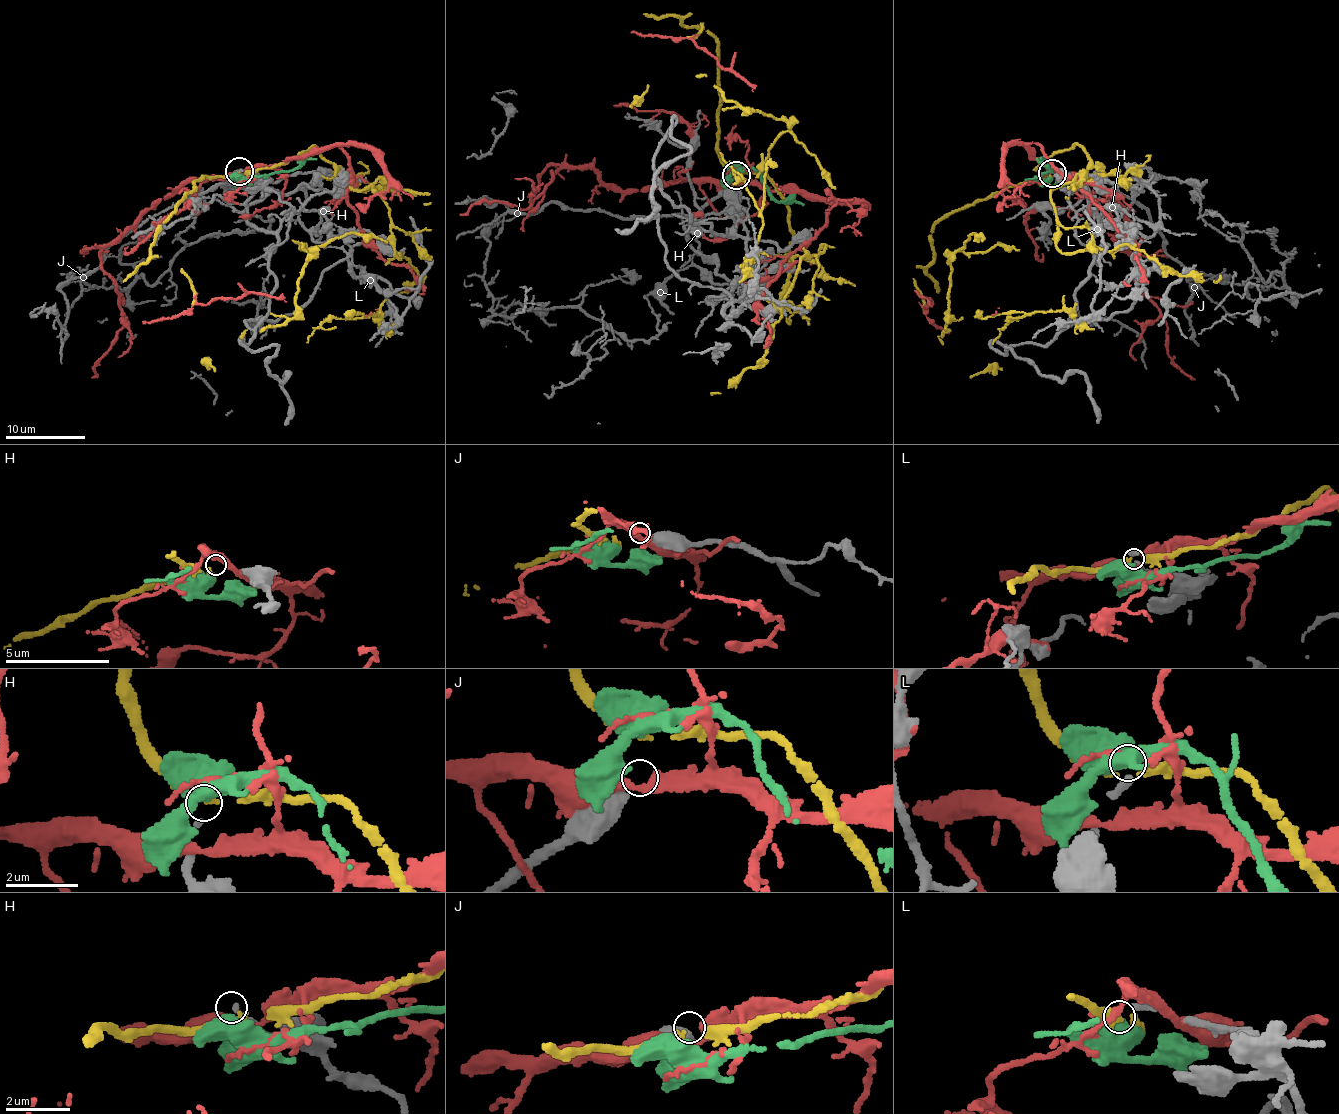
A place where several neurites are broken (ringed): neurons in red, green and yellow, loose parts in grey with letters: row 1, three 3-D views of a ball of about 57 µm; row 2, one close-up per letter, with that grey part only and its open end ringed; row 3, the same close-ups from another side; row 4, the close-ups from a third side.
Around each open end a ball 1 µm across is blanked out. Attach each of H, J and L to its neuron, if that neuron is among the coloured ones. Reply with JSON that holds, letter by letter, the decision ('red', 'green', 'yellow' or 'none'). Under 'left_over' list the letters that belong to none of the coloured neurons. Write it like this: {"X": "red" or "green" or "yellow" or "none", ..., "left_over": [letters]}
{"H": "yellow", "J": "none", "L": "none", "left_over": ["J", "L"]}

